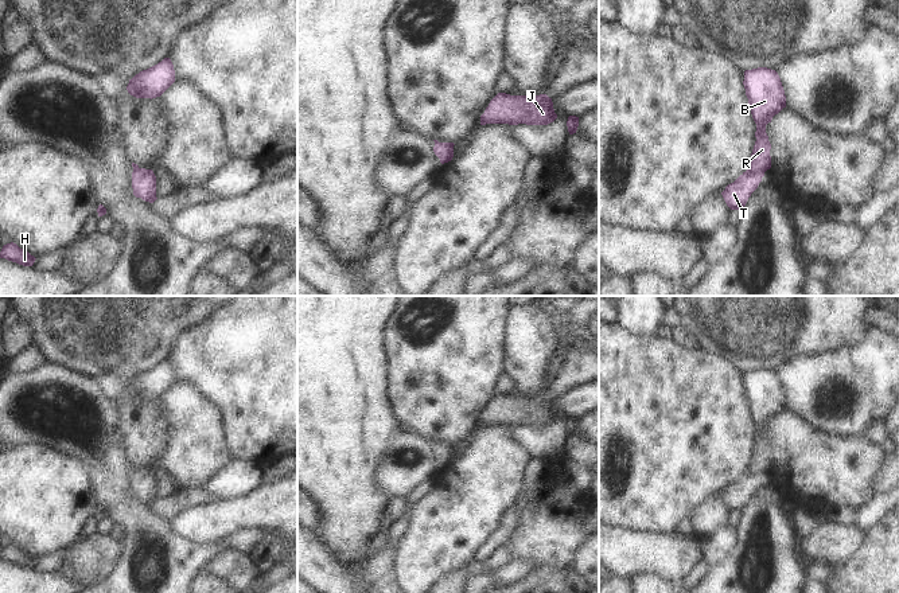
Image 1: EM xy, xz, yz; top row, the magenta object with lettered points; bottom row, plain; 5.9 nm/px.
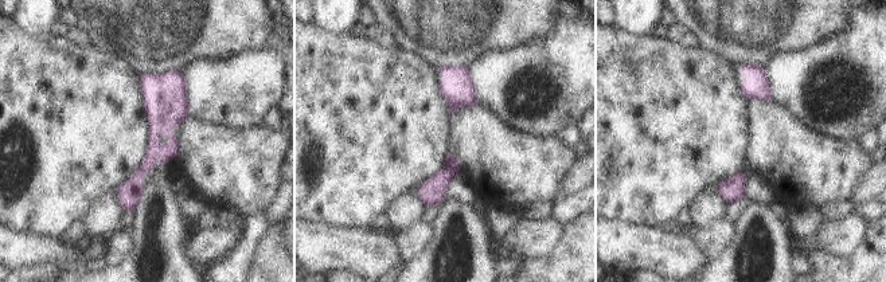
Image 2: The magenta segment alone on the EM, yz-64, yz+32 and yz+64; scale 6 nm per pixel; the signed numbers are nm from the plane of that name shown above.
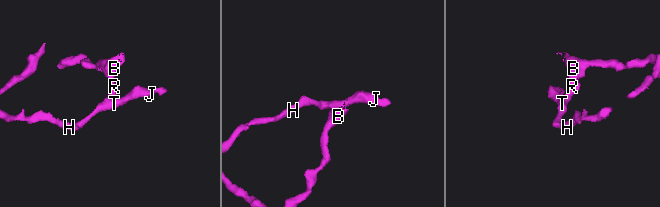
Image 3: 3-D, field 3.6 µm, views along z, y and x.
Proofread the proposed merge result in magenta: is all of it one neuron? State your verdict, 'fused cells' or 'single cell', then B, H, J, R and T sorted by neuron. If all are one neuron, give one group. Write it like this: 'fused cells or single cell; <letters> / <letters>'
single cell; B H J R T

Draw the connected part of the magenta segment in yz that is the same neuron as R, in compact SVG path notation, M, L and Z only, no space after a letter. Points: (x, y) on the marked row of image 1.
M758 67L744 71L743 81L752 118L756 124L755 145L746 172L721 192L731 210L742 210L758 188L764 172L771 168L771 144L766 125L786 108L786 95L775 70Z

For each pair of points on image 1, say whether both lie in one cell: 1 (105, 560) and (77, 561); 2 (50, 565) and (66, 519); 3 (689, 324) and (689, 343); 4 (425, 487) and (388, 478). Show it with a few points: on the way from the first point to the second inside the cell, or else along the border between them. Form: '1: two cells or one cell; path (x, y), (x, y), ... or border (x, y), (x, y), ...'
1: one cell; path (98, 560), (84, 561)
2: two cells; border (65, 550), (57, 549), (37, 560)
3: two cells; border (681, 326), (695, 339), (697, 346)
4: two cells; border (428, 479), (421, 482), (405, 498)

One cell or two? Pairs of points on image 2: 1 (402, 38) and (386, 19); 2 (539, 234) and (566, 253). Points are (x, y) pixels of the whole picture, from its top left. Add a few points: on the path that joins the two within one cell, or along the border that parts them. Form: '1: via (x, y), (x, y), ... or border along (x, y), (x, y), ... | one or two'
1: via (401, 34), (390, 23) | one
2: border along (564, 227), (559, 239), (546, 255), (527, 259) | two

